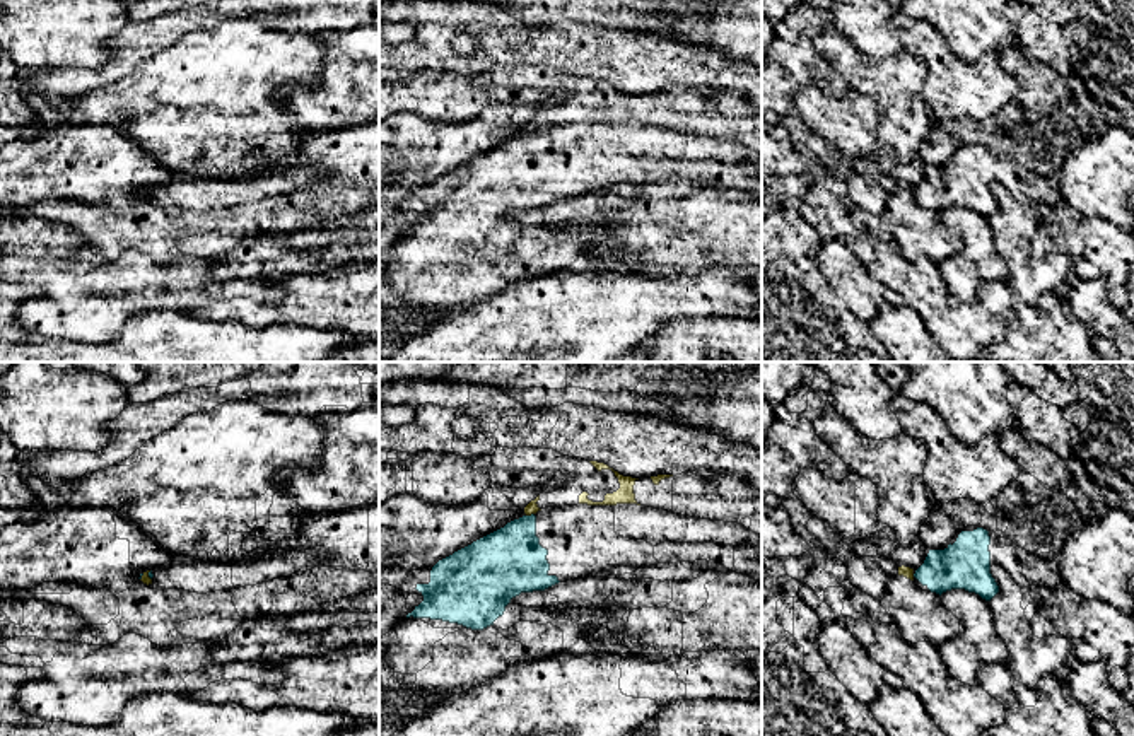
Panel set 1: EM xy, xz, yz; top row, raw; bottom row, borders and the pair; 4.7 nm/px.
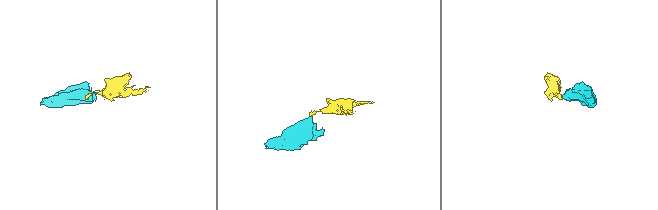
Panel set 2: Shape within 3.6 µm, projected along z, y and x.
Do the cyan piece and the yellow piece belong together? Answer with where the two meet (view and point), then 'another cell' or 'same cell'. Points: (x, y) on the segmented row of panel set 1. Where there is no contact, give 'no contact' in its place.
xz (531, 514) | another cell

